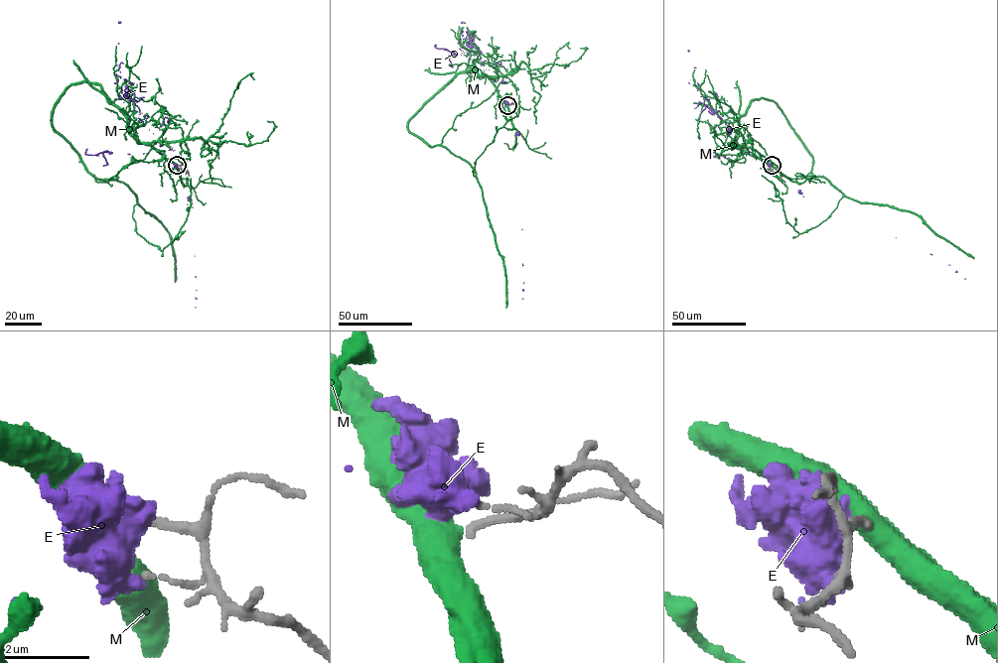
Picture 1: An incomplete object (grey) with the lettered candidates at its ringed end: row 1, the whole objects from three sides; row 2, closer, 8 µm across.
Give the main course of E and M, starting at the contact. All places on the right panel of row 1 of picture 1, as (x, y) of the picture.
E: (771, 167), (757, 157), (803, 197), (931, 254), (964, 279)
M: (772, 165), (737, 142), (752, 100), (777, 105), (813, 158), (814, 176), (861, 202), (916, 213), (973, 258)

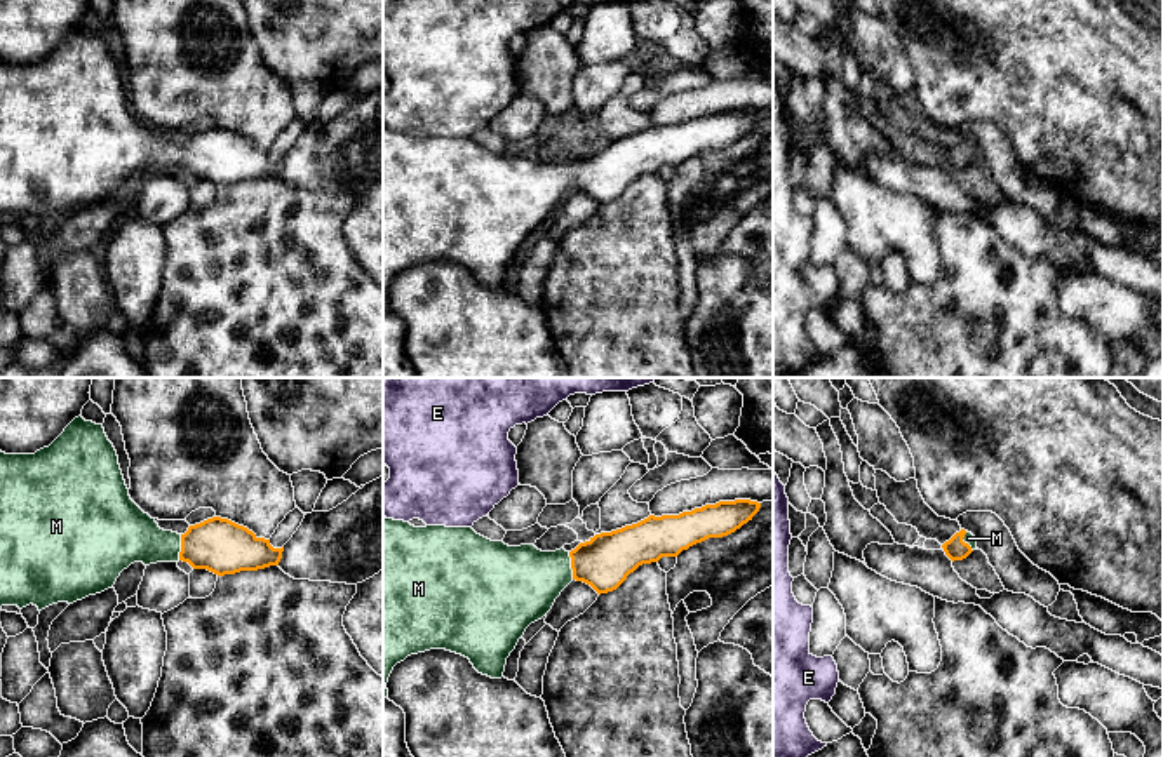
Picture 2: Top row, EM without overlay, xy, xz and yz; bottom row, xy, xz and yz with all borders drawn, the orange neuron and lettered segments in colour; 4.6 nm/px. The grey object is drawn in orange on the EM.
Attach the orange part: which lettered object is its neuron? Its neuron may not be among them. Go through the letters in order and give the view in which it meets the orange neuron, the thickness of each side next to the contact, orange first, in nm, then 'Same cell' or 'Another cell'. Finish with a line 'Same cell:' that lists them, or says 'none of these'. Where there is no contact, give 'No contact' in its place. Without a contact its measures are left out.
E: No contact. Another cell
M: Touches orange in xz. Thickness 240 nm (orange) against 360 nm. Same cell
Same cell: M

